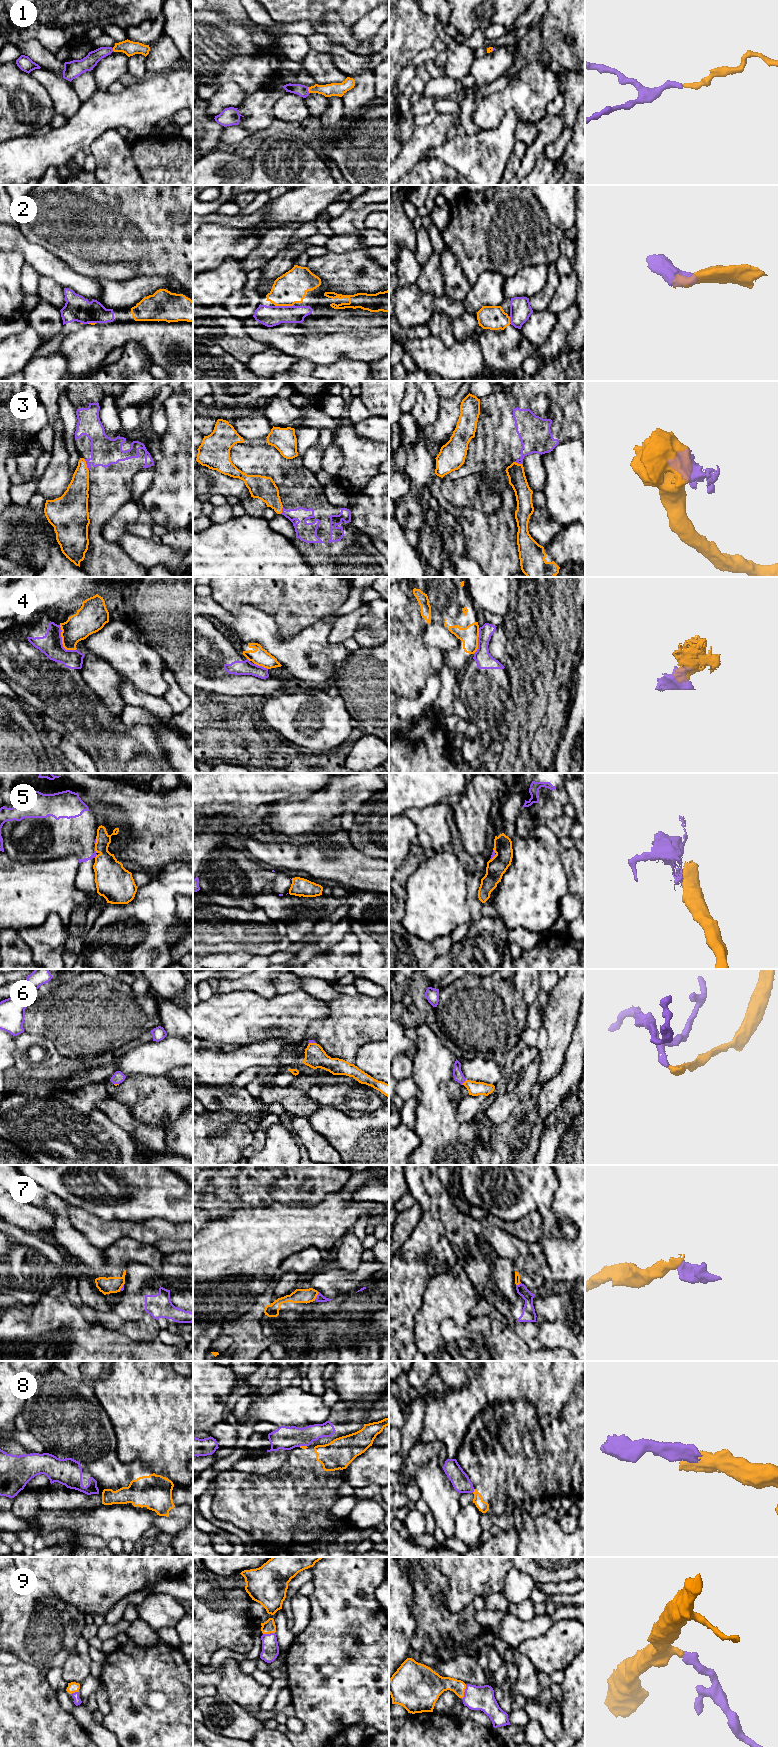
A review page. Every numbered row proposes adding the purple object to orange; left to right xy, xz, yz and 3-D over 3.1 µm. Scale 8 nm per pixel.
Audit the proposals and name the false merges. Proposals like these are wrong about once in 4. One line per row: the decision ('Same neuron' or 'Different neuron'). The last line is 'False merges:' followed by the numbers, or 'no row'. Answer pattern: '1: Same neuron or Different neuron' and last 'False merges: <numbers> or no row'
1: Same neuron
2: Same neuron
3: Different neuron
4: Different neuron
5: Different neuron
6: Same neuron
7: Different neuron
8: Different neuron
9: Same neuron
False merges: 3, 4, 5, 7, 8

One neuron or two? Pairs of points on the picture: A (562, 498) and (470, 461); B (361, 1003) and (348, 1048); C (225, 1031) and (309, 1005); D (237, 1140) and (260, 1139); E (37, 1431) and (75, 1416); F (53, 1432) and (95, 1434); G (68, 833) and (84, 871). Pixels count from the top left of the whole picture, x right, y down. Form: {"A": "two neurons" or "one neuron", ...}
{"A": "two neurons", "B": "one neuron", "C": "one neuron", "D": "two neurons", "E": "one neuron", "F": "one neuron", "G": "one neuron"}

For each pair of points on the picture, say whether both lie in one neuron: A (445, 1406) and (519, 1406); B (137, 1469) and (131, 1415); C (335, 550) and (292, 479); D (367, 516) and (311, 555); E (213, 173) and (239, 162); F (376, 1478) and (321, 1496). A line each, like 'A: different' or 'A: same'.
A: different
B: different
C: same
D: different
E: same
F: different

